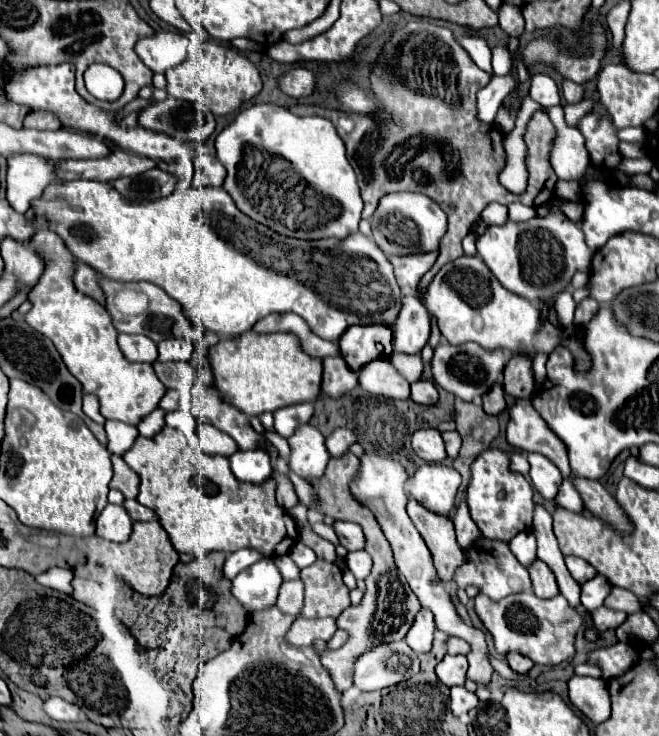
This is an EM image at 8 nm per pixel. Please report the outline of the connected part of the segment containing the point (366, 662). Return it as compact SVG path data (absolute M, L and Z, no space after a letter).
M401 640L395 644L381 644L379 648L373 648L367 652L367 656L361 656L355 664L355 686L359 690L381 690L387 686L395 686L399 682L409 680L419 672L419 658L411 648Z

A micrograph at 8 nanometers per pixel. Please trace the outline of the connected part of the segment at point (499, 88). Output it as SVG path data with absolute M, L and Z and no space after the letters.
M493 76L491 82L477 92L477 120L483 124L493 124L495 114L503 102L503 98L513 88L513 78L507 76Z

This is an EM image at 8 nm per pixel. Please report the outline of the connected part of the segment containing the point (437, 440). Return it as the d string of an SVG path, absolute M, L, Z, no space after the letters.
M435 428L417 430L417 432L411 436L411 442L413 442L415 454L417 454L421 460L425 460L425 462L443 462L443 460L447 458L445 444L443 444L443 440L441 440L439 430L435 430Z

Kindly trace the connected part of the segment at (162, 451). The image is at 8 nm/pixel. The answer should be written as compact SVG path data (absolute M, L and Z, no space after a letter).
M169 426L151 438L139 436L123 460L141 480L139 504L155 512L179 554L249 548L267 558L277 558L287 554L297 542L295 520L275 502L275 480L259 488L239 484L229 468L229 458L207 456L195 440L189 442Z

